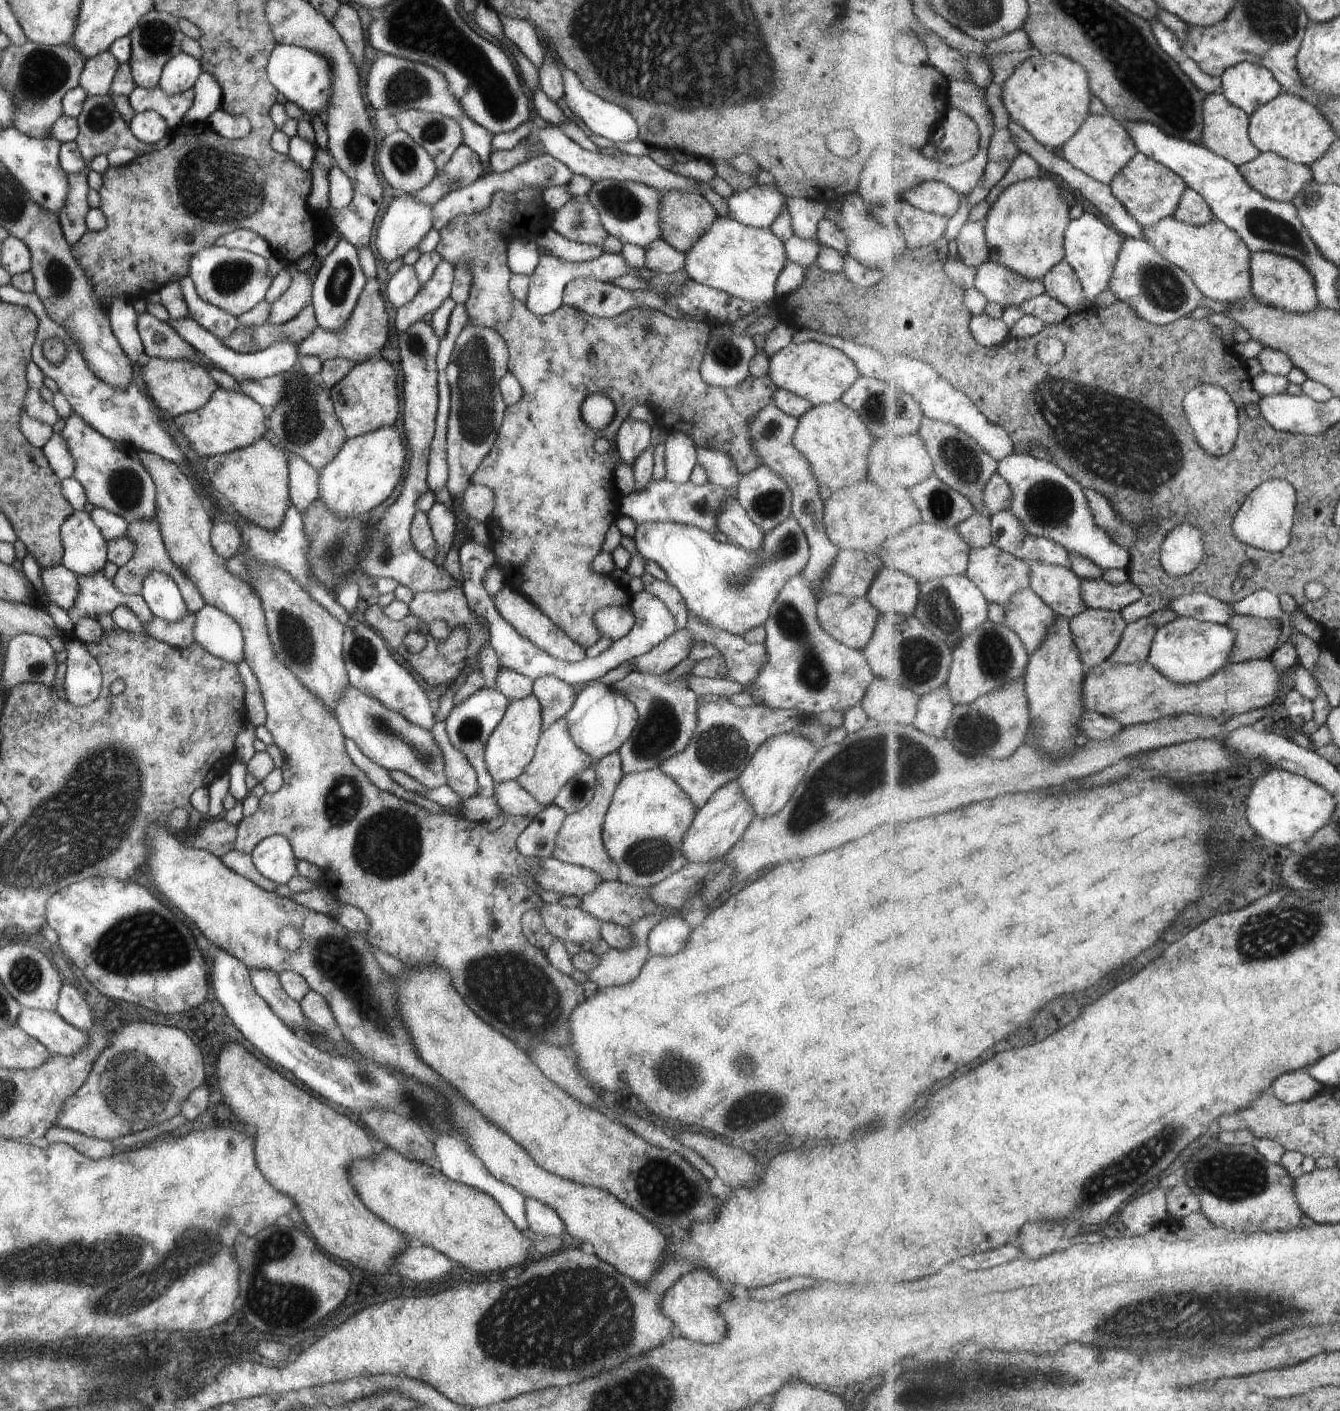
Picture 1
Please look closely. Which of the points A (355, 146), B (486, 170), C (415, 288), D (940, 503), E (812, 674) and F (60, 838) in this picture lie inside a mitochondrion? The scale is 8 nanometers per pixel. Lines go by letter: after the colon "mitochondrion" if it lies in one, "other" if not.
A: mitochondrion
B: other
C: other
D: mitochondrion
E: mitochondrion
F: mitochondrion

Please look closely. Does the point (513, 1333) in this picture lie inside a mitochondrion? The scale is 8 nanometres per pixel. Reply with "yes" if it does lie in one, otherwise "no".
yes

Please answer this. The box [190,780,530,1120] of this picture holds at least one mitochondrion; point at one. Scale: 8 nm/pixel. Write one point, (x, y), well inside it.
(336, 959)

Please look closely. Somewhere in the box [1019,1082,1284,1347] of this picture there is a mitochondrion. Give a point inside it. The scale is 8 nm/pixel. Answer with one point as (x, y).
(1128, 1172)

